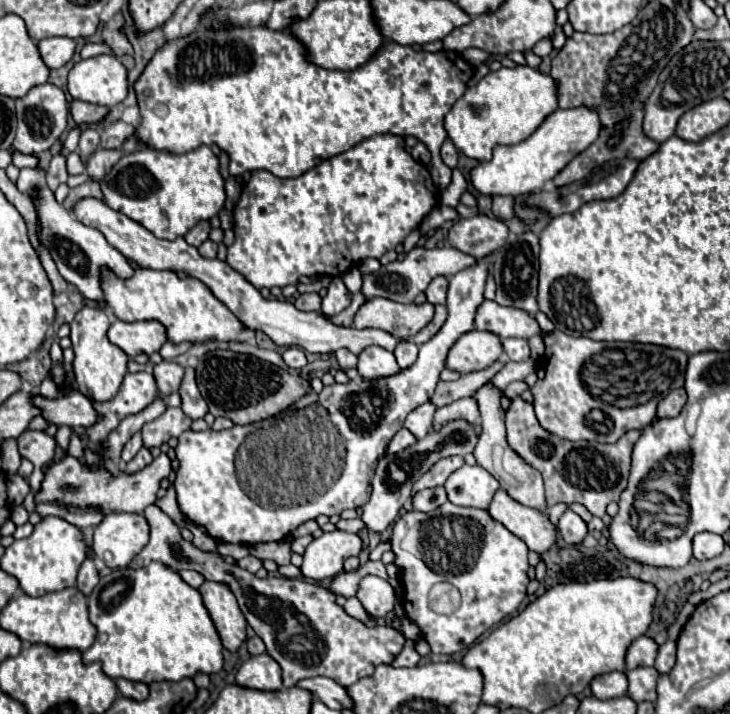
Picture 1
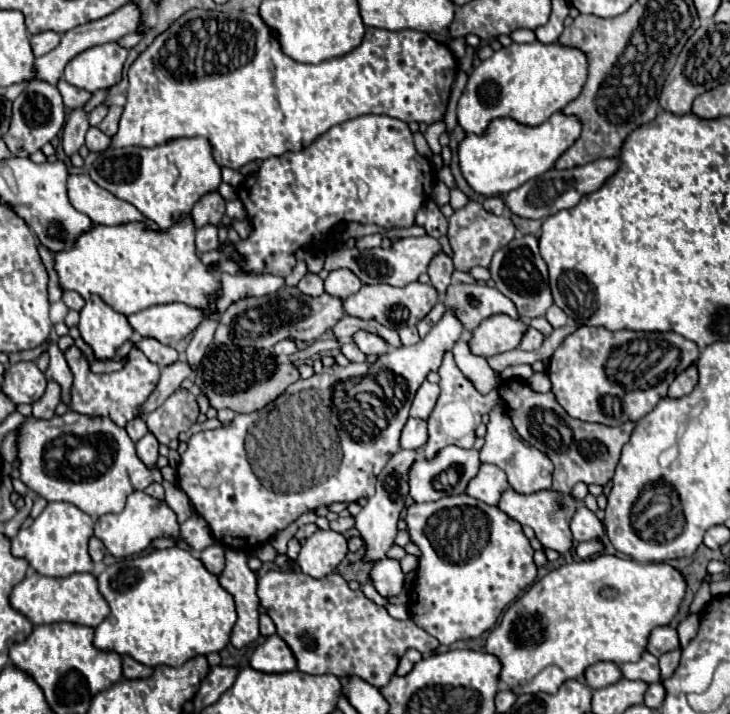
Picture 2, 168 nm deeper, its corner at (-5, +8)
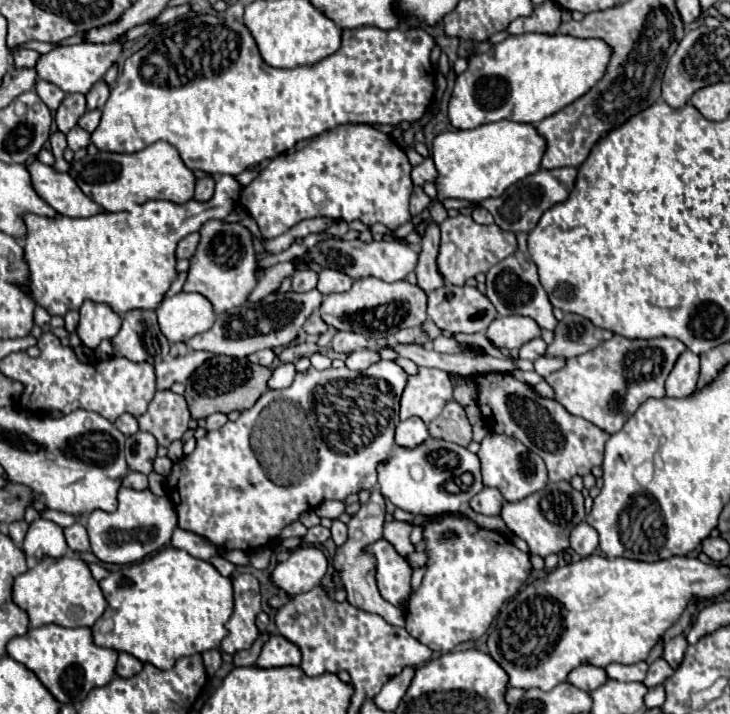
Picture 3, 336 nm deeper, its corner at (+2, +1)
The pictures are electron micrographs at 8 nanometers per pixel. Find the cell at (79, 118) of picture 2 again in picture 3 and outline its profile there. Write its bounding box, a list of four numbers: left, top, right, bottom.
[56,93,86,133]

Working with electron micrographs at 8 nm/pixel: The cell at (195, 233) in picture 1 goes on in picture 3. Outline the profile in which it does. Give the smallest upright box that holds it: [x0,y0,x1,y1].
[194,177,216,203]

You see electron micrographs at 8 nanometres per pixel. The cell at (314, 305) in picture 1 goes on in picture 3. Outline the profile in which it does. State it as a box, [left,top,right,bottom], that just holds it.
[292,269,318,293]

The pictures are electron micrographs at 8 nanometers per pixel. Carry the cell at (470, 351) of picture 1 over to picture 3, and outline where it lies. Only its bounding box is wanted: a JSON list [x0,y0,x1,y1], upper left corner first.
[484,315,540,349]

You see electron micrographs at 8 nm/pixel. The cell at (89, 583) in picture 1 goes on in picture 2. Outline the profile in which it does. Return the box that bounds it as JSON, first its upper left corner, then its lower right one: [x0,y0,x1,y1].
[89,536,105,564]

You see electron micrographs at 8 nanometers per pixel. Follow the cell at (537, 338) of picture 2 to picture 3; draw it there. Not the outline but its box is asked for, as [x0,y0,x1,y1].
[518,337,546,361]

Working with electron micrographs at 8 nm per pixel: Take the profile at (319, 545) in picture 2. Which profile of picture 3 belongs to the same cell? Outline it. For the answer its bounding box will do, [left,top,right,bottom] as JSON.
[272,547,328,595]

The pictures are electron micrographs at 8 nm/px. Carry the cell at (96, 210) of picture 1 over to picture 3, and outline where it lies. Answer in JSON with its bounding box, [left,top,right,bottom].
[28,161,104,217]

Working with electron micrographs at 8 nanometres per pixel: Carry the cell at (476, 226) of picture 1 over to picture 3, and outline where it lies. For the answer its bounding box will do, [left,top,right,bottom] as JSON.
[438,215,516,285]

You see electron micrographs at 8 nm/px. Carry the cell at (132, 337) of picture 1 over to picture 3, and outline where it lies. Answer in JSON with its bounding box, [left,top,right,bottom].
[156,293,214,341]

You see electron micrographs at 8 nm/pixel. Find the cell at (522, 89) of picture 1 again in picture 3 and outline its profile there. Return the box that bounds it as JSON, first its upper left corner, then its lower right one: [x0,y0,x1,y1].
[448,33,612,129]

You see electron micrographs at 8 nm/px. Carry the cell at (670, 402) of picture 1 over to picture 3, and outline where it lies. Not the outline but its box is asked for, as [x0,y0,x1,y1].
[666,351,700,399]

